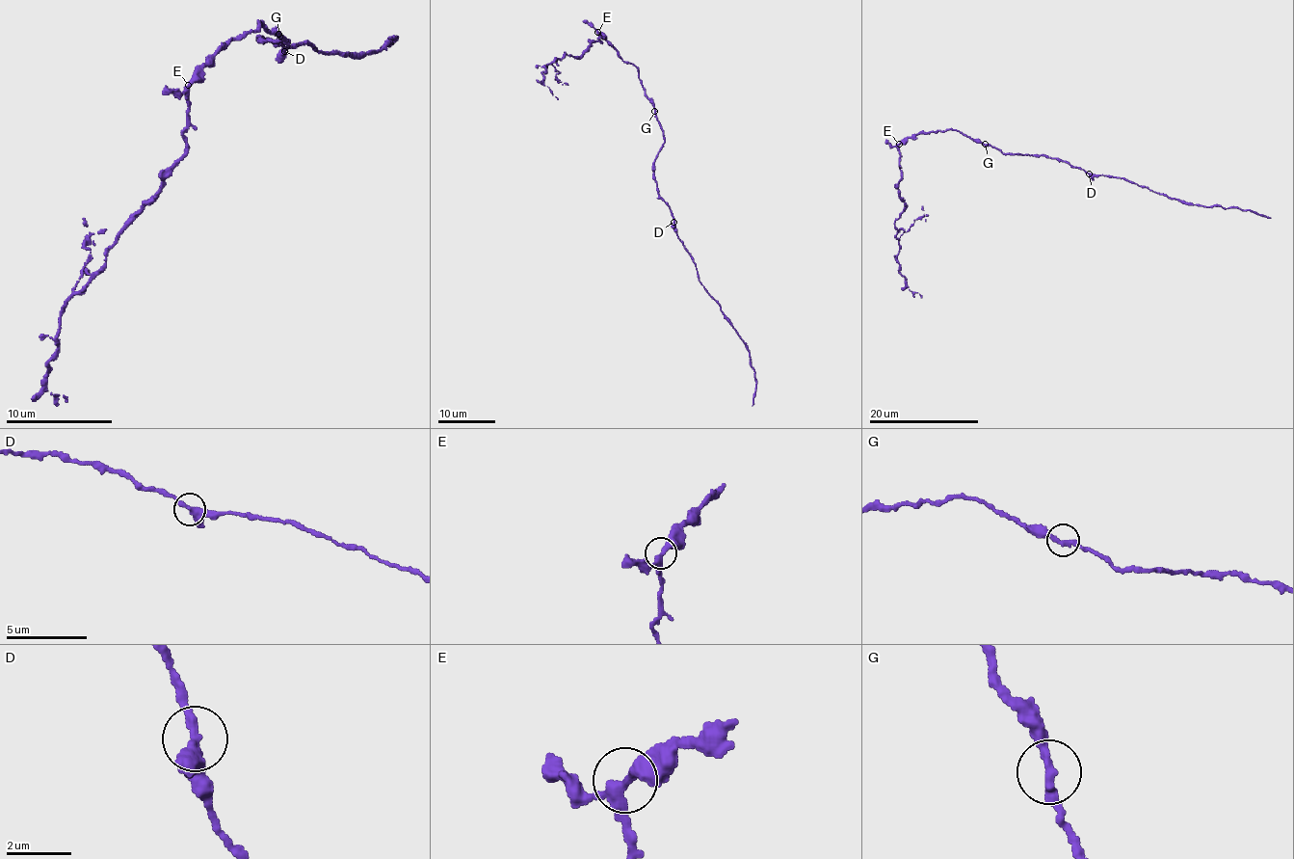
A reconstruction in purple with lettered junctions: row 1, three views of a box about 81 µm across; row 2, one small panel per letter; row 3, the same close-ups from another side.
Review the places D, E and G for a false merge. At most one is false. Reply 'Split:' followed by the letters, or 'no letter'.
Split: E

